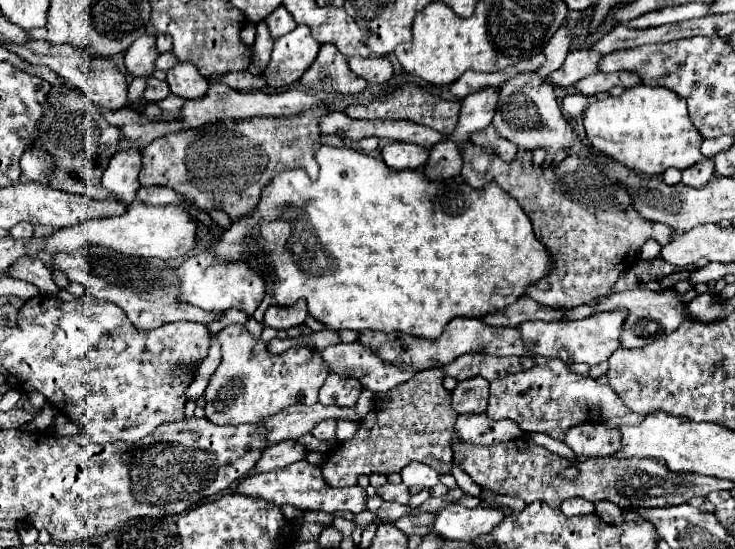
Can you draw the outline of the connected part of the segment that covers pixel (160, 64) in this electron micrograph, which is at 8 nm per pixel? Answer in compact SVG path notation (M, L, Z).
M171 51L159 55L155 62L155 70L168 71L179 61Z

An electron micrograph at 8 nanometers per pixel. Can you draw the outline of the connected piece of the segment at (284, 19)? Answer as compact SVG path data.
M283 5L277 7L277 9L275 9L267 19L265 19L265 23L267 23L269 33L271 33L273 39L291 33L291 31L297 27L297 23L293 21L293 17L289 15L289 11L287 11Z

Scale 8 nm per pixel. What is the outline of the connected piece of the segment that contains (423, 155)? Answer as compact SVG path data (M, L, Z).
M391 143L383 147L383 161L391 169L417 169L427 163L429 151L421 145L409 143Z

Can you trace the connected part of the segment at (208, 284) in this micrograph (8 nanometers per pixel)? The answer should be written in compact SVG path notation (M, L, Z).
M199 253L189 257L181 267L175 269L181 285L179 285L179 301L197 305L205 311L225 311L225 309L241 309L253 315L257 305L261 303L261 287L265 287L265 279L261 273L251 269L245 261L243 263L227 263L215 259L213 253Z

